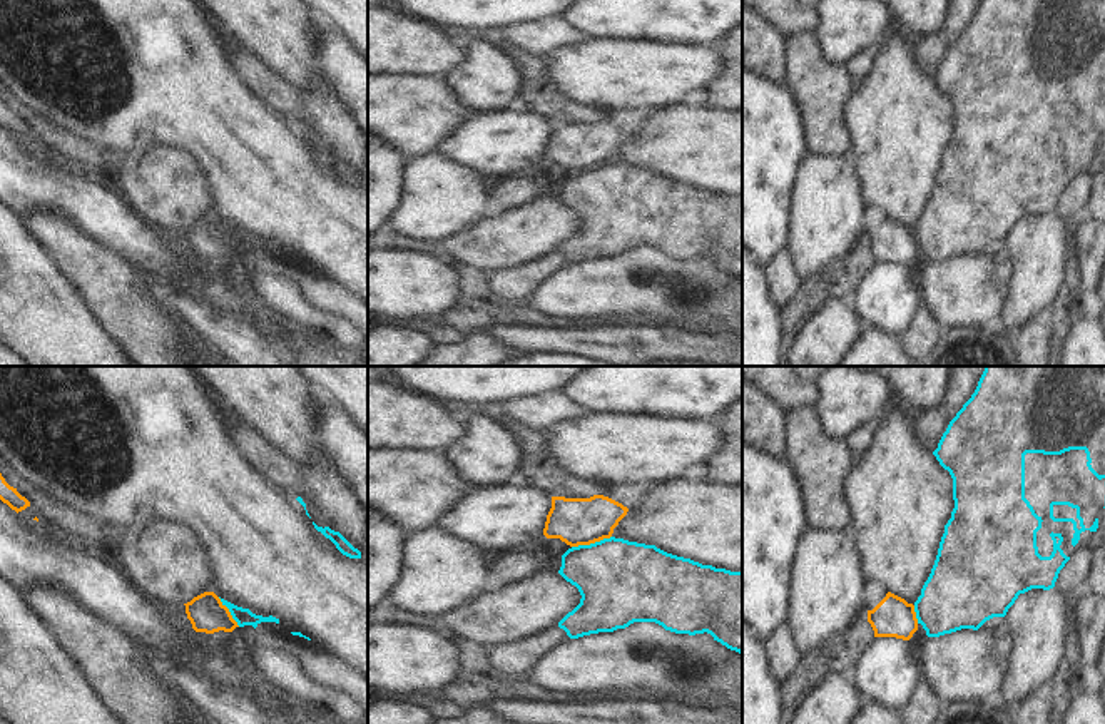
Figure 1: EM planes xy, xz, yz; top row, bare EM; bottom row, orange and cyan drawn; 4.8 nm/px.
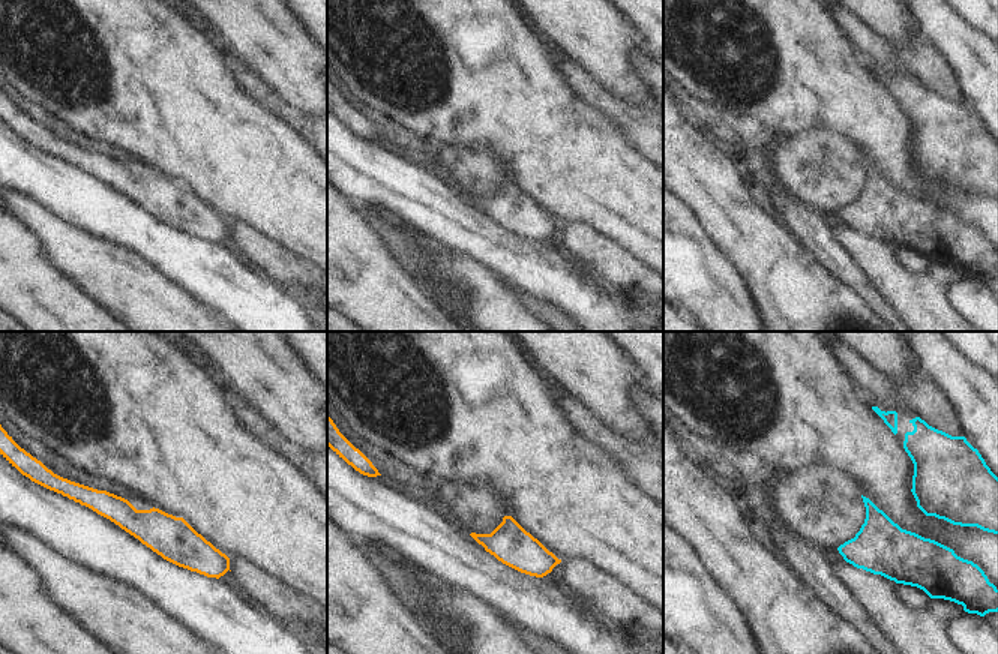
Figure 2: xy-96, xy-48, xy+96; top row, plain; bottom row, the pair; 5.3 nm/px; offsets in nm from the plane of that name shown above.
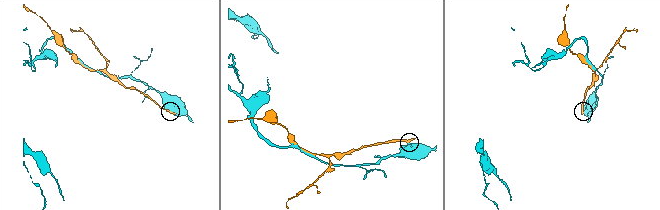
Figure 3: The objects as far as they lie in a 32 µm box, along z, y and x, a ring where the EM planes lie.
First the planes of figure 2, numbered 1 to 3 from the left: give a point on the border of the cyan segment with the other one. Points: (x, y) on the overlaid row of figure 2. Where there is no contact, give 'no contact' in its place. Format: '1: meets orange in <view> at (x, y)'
1: no contact
2: no contact
3: no contact

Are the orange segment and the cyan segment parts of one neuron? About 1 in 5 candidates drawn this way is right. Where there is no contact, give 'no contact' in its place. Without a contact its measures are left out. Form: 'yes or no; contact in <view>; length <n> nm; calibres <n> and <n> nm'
no; contact in xz; length 200 nm; calibres 220 and 400 nm

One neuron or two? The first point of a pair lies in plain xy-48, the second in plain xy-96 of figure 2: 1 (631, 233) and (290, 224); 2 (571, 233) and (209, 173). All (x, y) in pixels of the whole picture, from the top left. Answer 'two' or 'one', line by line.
1: one
2: two

